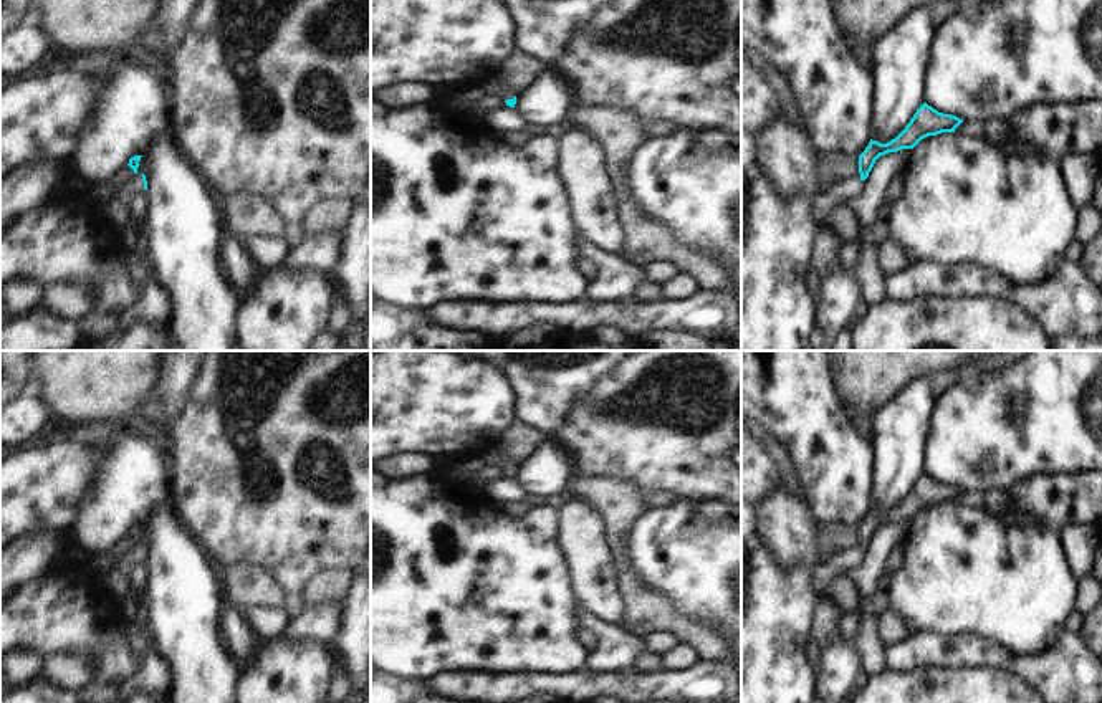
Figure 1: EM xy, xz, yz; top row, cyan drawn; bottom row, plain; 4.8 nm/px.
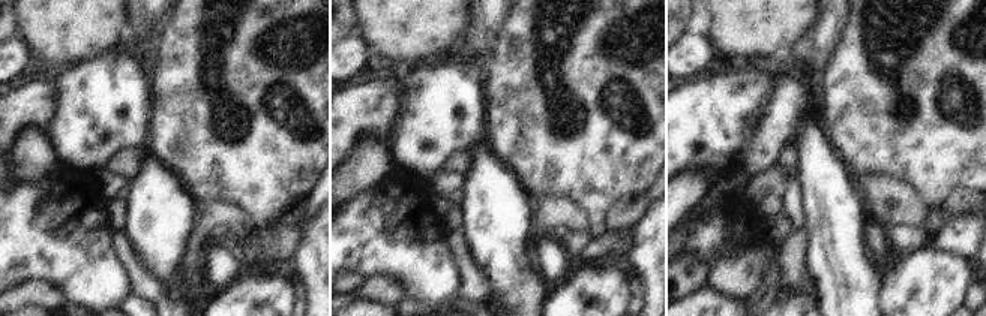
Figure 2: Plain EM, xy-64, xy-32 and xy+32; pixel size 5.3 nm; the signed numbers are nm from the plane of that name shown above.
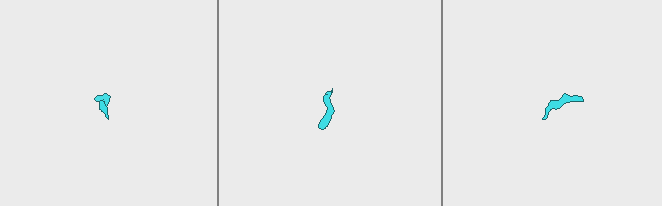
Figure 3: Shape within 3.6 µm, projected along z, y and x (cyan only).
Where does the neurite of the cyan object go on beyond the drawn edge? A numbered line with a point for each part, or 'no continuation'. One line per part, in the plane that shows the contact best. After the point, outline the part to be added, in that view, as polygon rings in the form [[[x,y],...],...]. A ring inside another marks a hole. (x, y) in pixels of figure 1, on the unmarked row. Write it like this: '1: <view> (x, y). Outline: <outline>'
1: xy (114, 566). Outline: [[[129,536],[114,544],[109,551],[93,557],[94,569],[91,581],[96,591],[104,584],[124,589],[136,569],[144,574],[146,561],[141,543],[134,543]]]

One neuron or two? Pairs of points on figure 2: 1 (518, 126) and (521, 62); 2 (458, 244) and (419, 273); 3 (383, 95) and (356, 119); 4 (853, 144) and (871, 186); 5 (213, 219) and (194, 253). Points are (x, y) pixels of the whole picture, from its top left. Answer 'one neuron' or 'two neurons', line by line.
1: one neuron
2: two neurons
3: one neuron
4: two neurons
5: one neuron

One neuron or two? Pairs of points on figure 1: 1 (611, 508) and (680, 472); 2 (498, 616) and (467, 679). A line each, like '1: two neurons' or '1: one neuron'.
1: two neurons
2: two neurons

